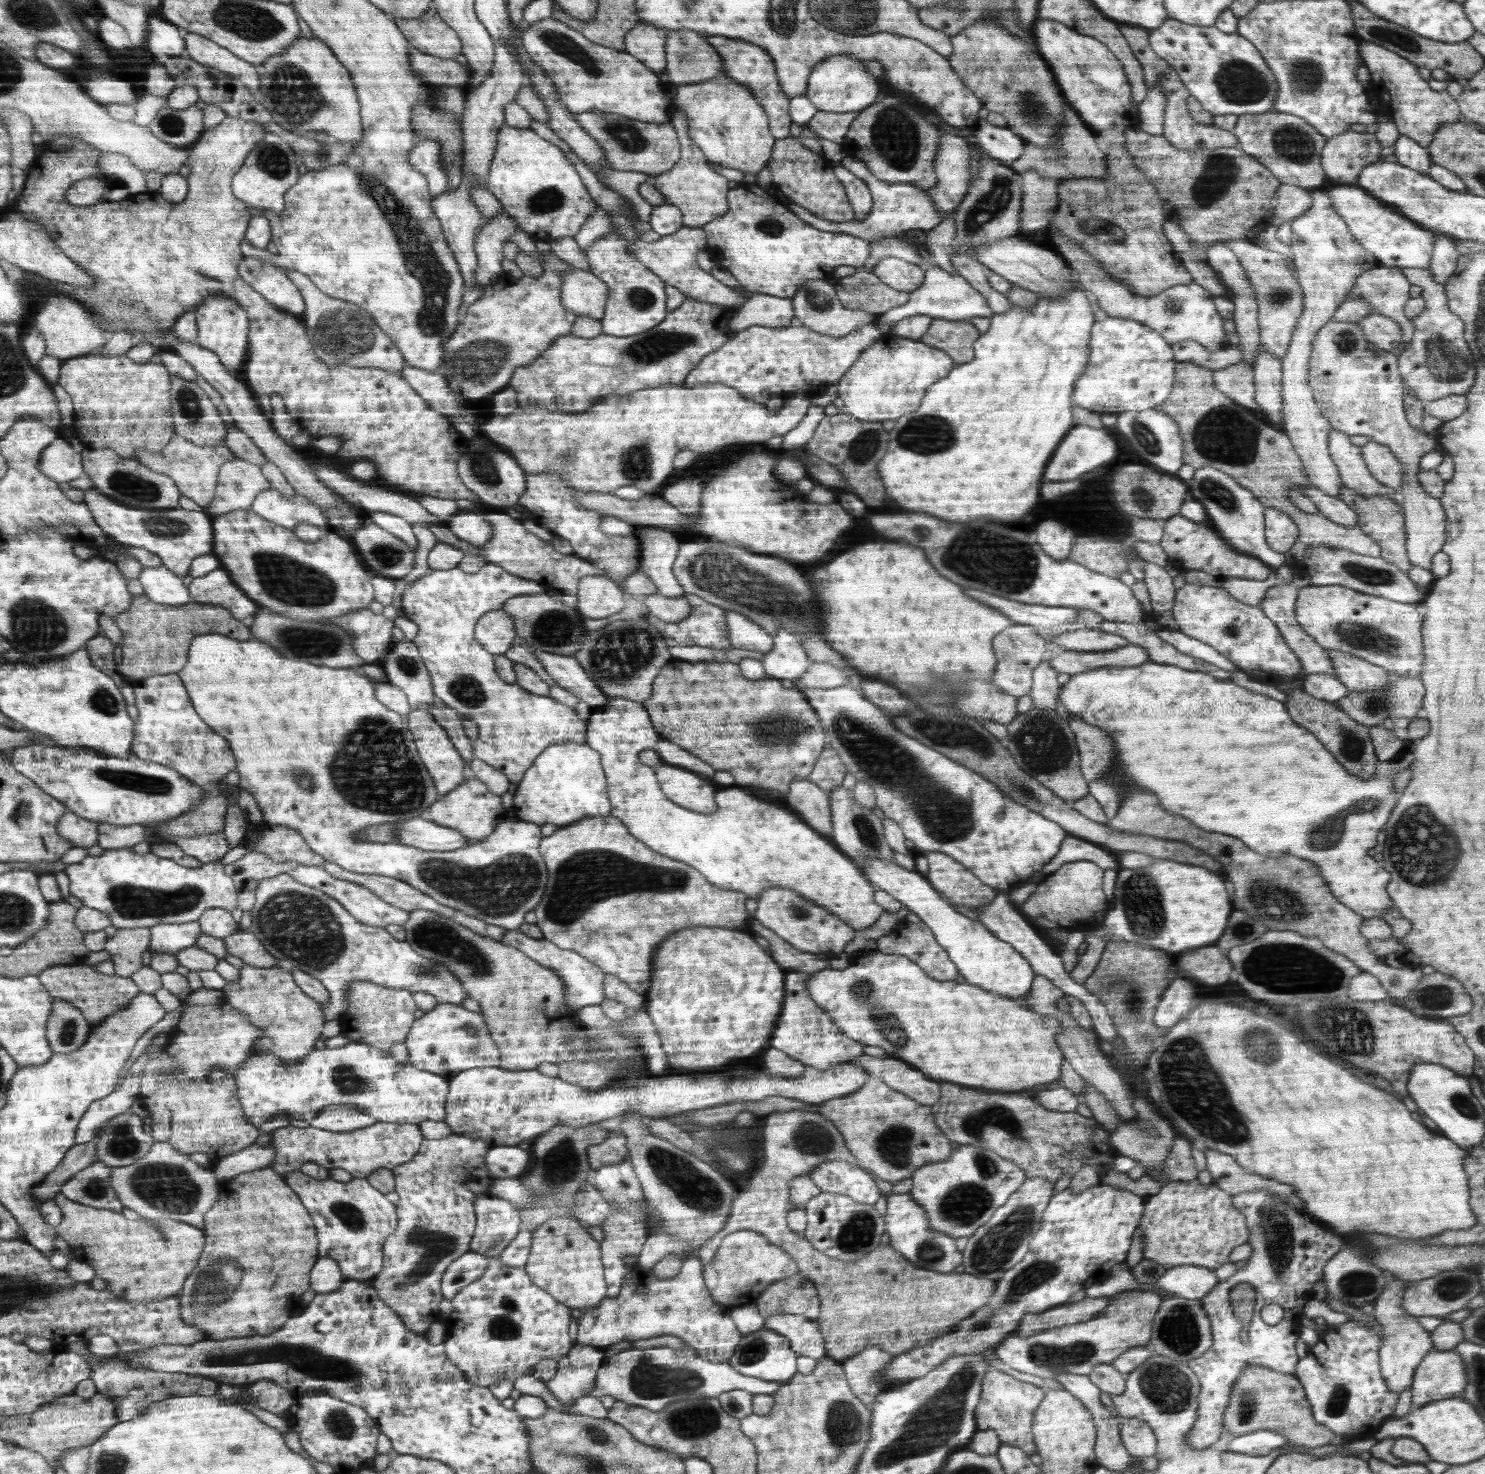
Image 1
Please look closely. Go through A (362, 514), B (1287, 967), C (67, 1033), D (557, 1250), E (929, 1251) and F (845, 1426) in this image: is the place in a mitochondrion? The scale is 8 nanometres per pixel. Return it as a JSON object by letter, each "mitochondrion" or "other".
{"A":"other","B":"mitochondrion","C":"mitochondrion","D":"other","E":"mitochondrion","F":"mitochondrion"}

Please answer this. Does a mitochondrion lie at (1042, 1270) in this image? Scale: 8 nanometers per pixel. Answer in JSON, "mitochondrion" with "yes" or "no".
{"mitochondrion":"yes"}

